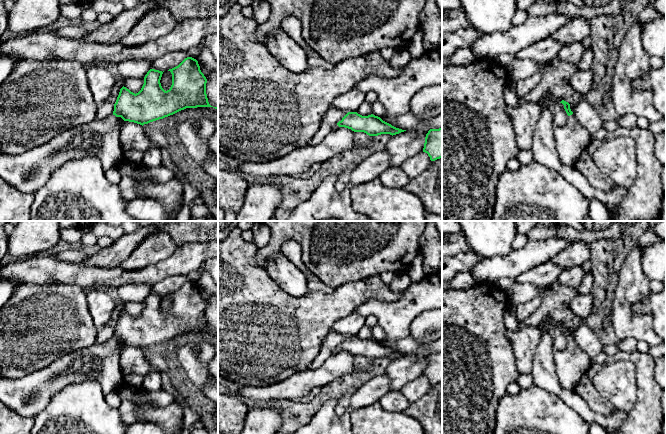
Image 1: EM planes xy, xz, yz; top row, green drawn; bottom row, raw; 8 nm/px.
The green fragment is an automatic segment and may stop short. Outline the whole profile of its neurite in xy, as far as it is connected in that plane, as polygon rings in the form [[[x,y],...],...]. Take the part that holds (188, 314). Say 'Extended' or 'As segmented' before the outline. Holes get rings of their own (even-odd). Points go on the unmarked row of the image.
Extended. [[[187,281],[178,290],[168,295],[172,298],[172,309],[167,315],[162,312],[160,307],[163,296],[150,293],[145,299],[144,308],[138,317],[135,318],[124,310],[120,313],[114,328],[114,335],[108,341],[104,343],[95,342],[86,348],[76,349],[53,361],[50,365],[22,378],[0,377],[0,401],[18,415],[34,418],[48,406],[55,394],[72,383],[95,381],[106,395],[116,390],[123,383],[123,371],[119,364],[118,341],[124,345],[143,350],[186,332],[213,331],[209,328],[206,318],[207,303],[201,296],[196,283]]]

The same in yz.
Extended. [[[564,324],[560,327],[568,339],[564,350],[554,351],[554,363],[558,381],[562,388],[574,391],[583,375],[592,366],[592,358],[575,343],[570,328]]]

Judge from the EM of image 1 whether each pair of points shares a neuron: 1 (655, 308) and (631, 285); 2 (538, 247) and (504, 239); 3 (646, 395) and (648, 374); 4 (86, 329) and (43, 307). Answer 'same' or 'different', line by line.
1: different
2: different
3: same
4: same

